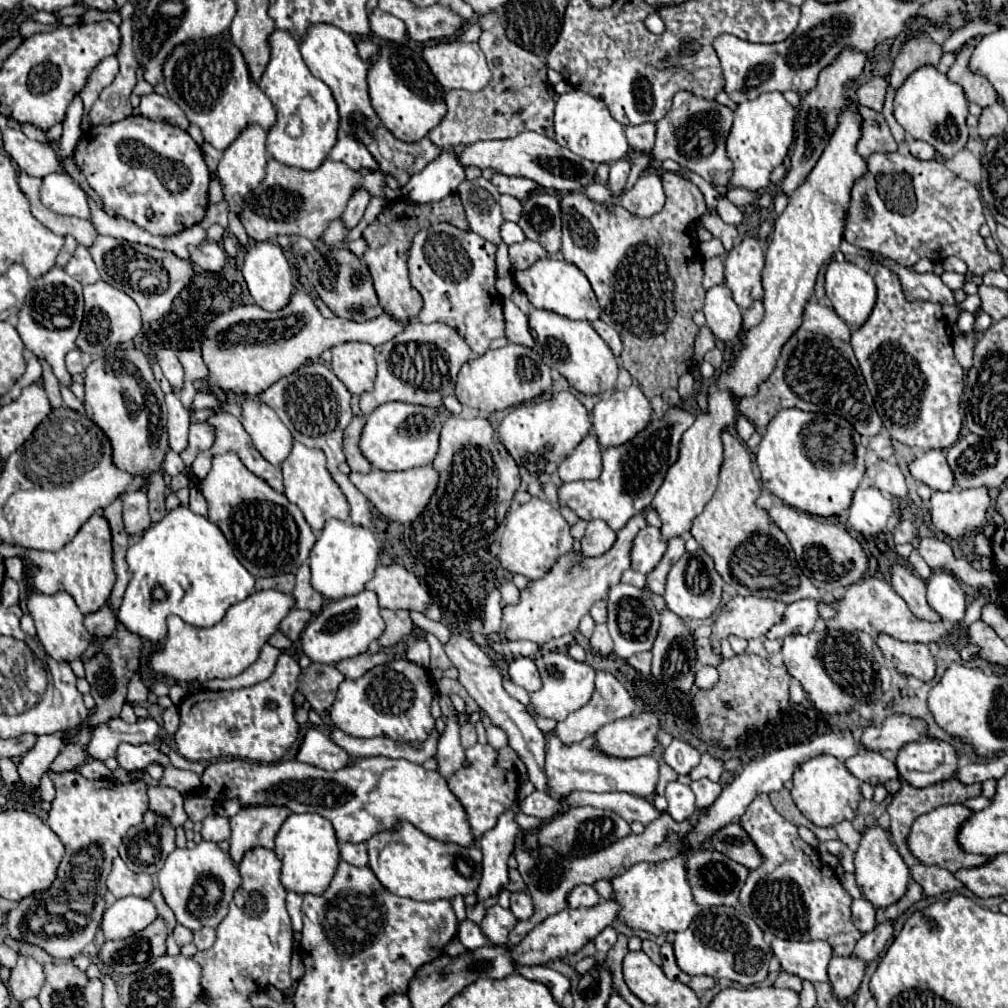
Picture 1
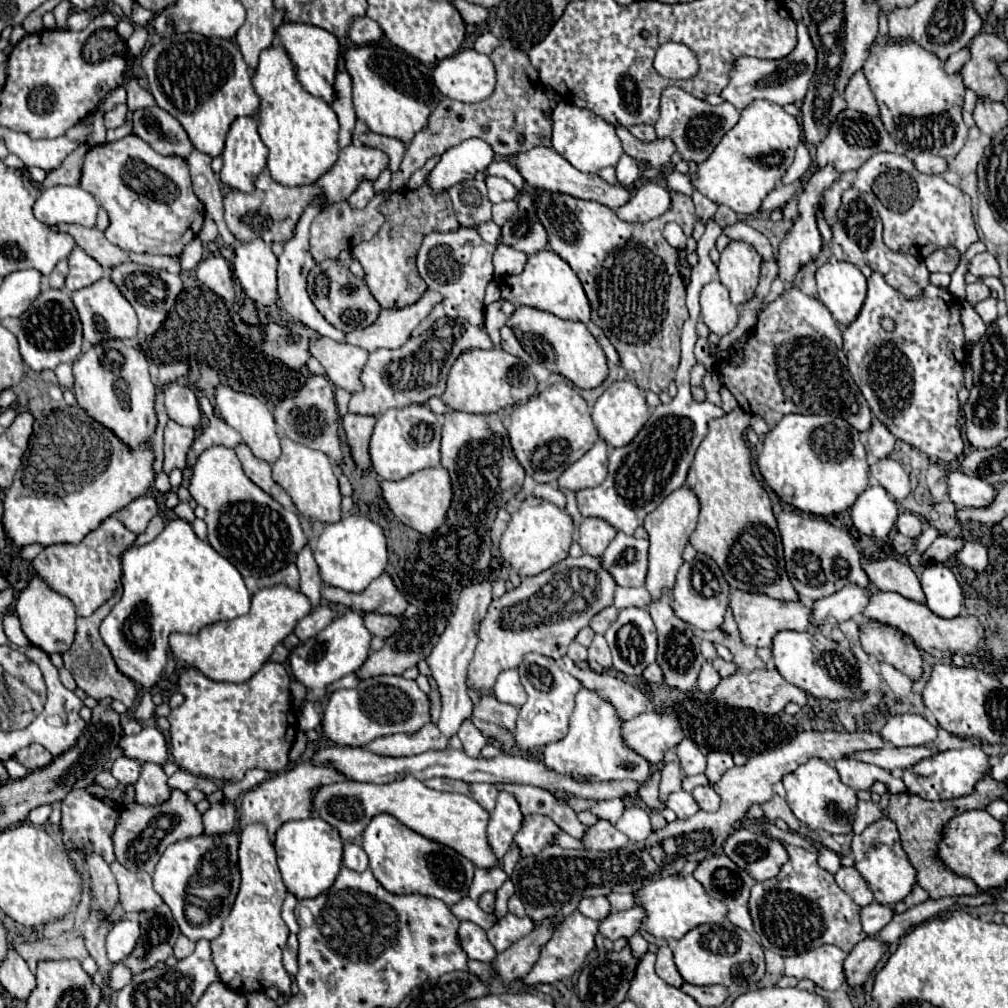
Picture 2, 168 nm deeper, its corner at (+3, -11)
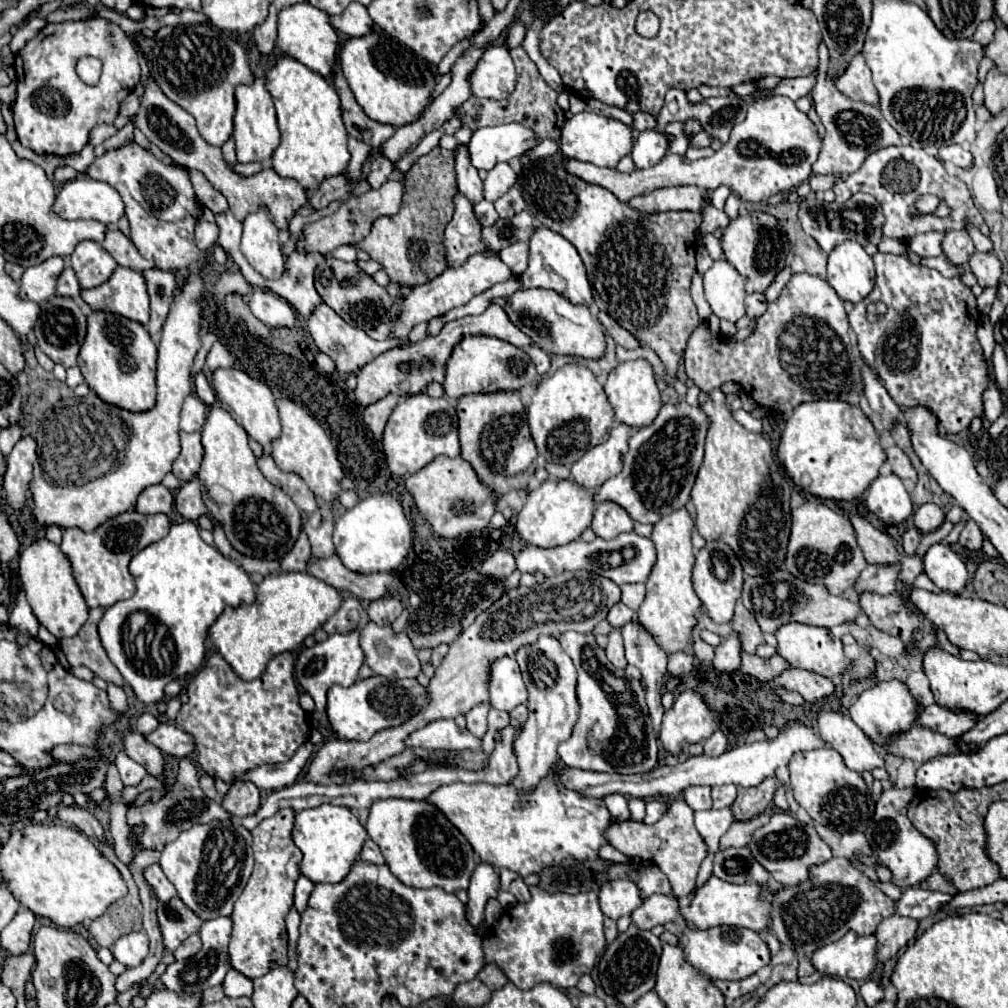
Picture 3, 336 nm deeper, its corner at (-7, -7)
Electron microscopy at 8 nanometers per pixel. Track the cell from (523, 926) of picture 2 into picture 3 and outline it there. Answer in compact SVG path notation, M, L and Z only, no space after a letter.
M531 886L531 900L509 908L499 924L483 938L485 964L497 964L503 974L523 990L539 982L549 982L557 988L577 986L583 974L589 974L597 958L605 952L603 912L597 892L545 892Z

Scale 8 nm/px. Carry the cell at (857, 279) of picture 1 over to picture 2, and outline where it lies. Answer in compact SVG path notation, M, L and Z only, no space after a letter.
M835 260L823 264L815 278L819 300L839 324L849 326L857 318L857 312L861 312L861 304L867 296L867 280L861 270L853 264Z

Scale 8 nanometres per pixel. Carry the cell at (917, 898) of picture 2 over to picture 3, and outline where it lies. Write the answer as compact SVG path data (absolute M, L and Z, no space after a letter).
M935 870L927 880L923 880L919 884L925 890L937 890L937 892L949 892L949 894L957 894L959 890L955 888L955 884L951 884L951 880L947 880L939 870Z

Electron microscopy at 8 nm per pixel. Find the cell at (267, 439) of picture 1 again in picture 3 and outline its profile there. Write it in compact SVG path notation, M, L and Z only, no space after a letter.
M217 368L213 370L211 376L211 386L215 390L217 400L229 408L233 412L233 416L237 418L237 422L247 430L247 434L257 440L263 446L269 446L271 440L279 438L281 434L281 424L279 424L279 412L277 412L277 404L275 404L275 396L271 394L269 386L257 378L251 378L247 372L243 370L235 370L235 368Z

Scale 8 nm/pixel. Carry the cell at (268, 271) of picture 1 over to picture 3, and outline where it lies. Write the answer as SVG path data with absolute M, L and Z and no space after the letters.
M265 206L245 216L241 254L261 276L265 278L281 276L283 272L281 244L277 240L277 228Z

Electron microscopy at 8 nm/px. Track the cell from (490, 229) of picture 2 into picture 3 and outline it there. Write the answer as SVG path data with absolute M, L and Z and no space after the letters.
M481 200L479 204L473 204L473 210L475 210L477 220L479 220L483 226L491 226L491 224L495 224L495 222L499 220L493 204L487 202L487 200Z

